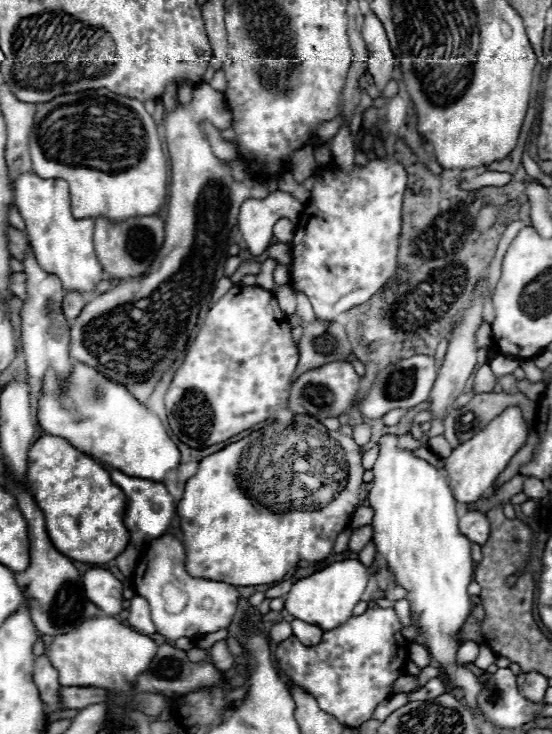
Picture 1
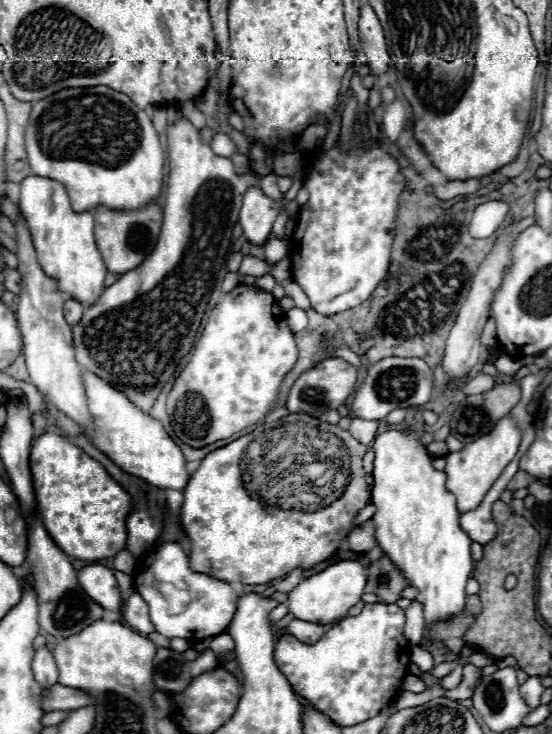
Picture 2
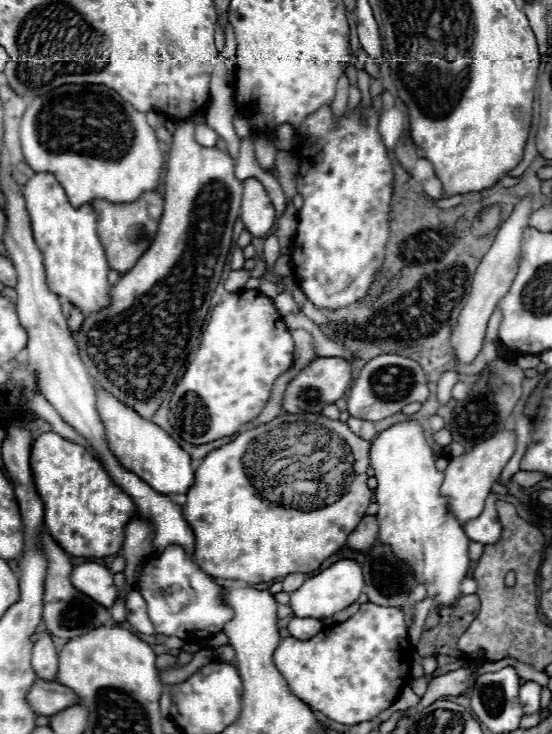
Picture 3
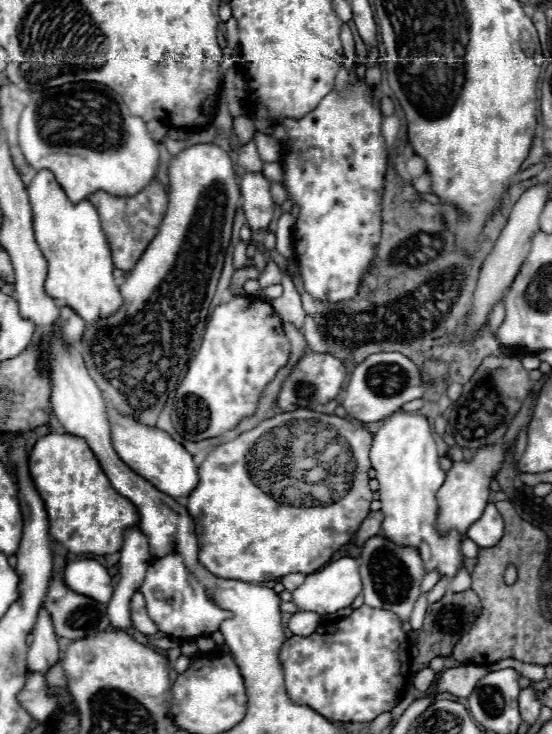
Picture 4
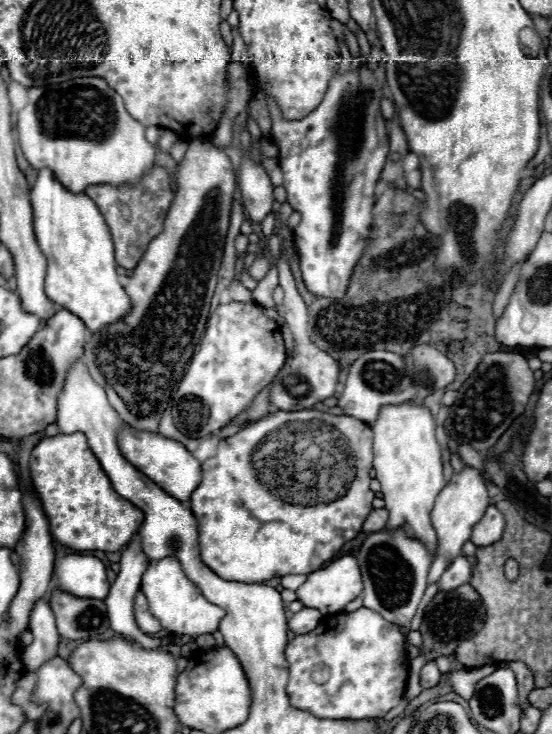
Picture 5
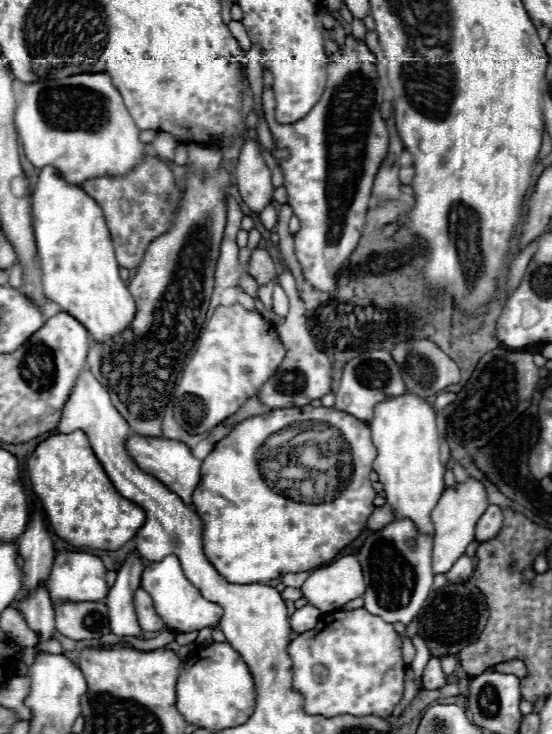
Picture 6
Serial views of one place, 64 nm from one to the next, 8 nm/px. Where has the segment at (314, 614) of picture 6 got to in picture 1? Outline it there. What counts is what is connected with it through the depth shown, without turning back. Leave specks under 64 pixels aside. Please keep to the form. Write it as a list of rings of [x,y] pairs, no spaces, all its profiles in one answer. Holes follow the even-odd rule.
[[[294,620],[292,622],[292,630],[294,630],[294,636],[304,644],[304,646],[316,646],[320,640],[322,640],[322,630],[314,624],[306,624],[302,620]]]

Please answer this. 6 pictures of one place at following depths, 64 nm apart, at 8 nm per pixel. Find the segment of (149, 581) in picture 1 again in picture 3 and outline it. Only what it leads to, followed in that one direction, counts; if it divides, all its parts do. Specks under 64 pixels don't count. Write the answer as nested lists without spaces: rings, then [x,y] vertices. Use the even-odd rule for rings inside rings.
[[[168,546],[162,554],[150,558],[144,564],[136,590],[144,596],[148,616],[158,634],[184,640],[204,640],[222,632],[224,624],[234,616],[226,602],[226,588],[206,576],[180,546]]]

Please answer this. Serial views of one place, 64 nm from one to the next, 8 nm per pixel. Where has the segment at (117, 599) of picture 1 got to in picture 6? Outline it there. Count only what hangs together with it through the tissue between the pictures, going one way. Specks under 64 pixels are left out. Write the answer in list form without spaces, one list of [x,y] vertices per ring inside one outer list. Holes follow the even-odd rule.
[[[64,552],[56,556],[46,588],[54,602],[96,602],[108,594],[106,568],[98,556],[84,552]]]

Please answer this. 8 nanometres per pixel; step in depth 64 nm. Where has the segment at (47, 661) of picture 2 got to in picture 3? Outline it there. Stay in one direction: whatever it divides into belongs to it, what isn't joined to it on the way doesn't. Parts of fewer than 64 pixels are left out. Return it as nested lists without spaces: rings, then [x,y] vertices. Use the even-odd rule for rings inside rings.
[[[40,626],[40,640],[34,642],[32,650],[32,668],[38,678],[54,682],[58,674],[58,654],[50,640],[50,634],[44,626]]]

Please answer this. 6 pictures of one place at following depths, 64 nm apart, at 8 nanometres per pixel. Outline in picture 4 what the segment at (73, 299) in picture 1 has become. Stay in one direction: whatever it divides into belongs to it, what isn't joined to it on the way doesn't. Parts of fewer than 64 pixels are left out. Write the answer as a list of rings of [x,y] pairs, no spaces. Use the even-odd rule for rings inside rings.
[[[64,306],[60,310],[60,322],[58,322],[60,330],[62,330],[62,338],[68,342],[68,344],[76,344],[80,342],[82,334],[84,334],[84,328],[86,328],[86,322],[76,314],[72,312],[72,308]]]

